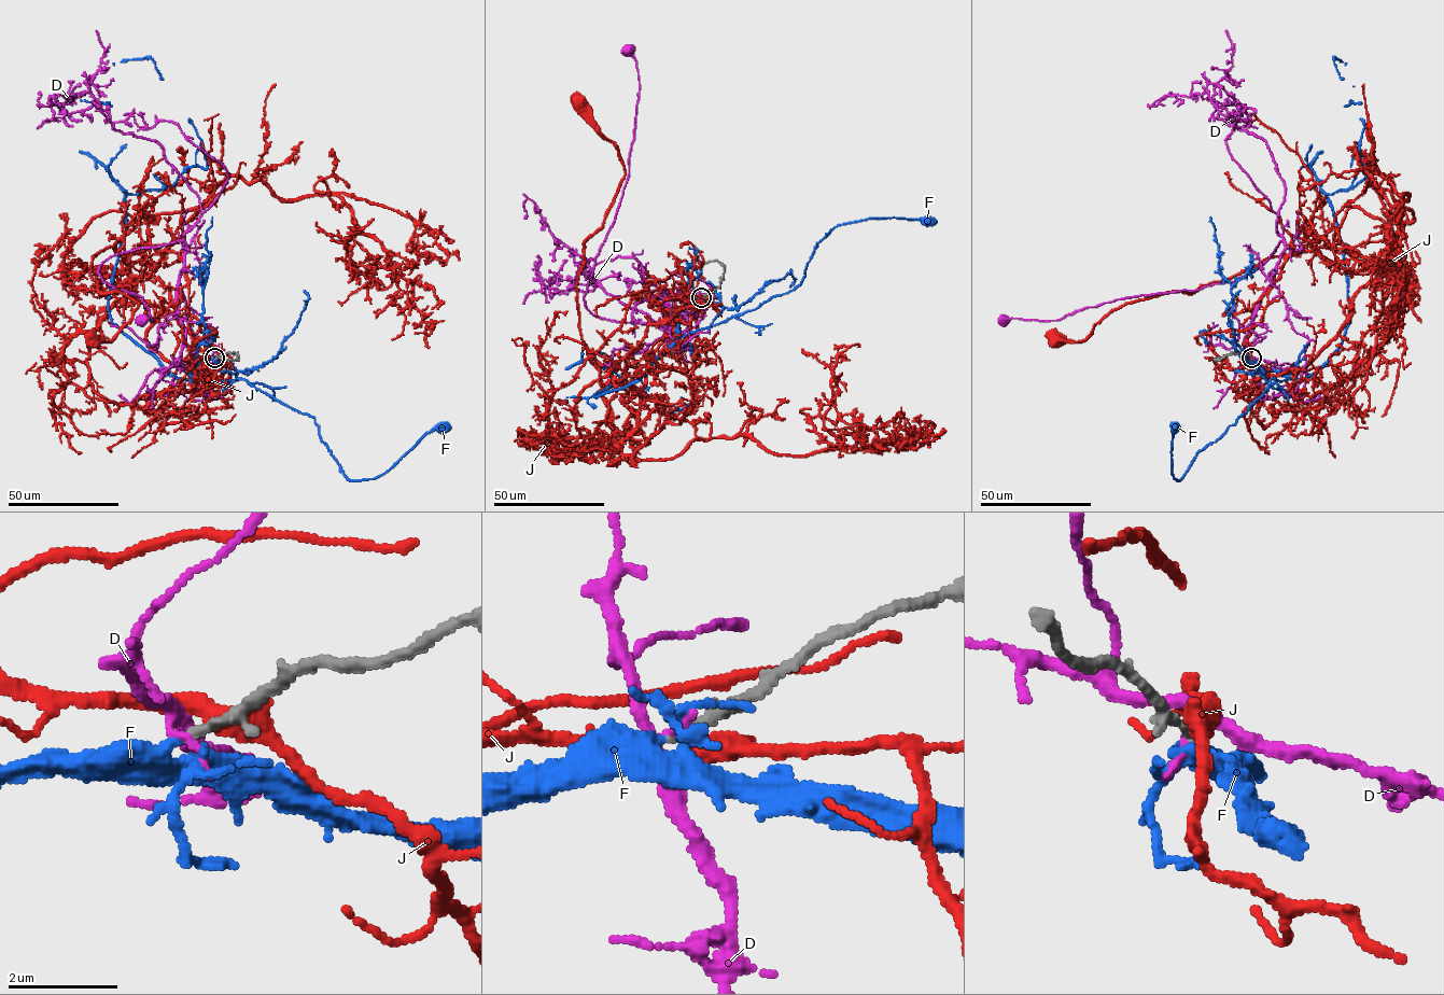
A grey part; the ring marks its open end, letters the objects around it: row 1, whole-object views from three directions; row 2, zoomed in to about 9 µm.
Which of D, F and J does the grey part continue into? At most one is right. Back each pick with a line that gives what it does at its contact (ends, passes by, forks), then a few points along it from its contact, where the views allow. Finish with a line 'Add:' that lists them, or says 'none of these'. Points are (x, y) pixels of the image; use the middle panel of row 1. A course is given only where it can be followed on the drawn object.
F: It passes by. Its course: (701, 298), (687, 302), (680, 311), (681, 336), (794, 289), (817, 242), (839, 224), (870, 219), (929, 221)
Add: F

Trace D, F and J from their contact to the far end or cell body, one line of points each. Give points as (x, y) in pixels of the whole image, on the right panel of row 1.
D: (1251, 358), (1293, 365), (1261, 367), (1245, 351), (1281, 241), (1231, 282), (1116, 298), (1056, 320), (1004, 319)
F: (1251, 358), (1290, 378), (1271, 379), (1246, 412), (1215, 442), (1197, 451), (1179, 480), (1172, 473), (1174, 426)
J: (1251, 358), (1250, 332), (1290, 254), (1356, 270), (1387, 262), (1325, 247), (1274, 255), (1057, 339)

